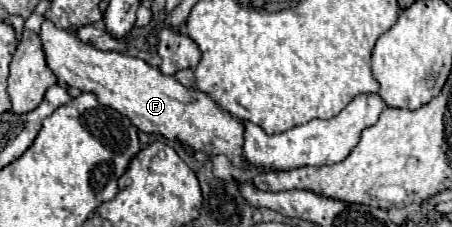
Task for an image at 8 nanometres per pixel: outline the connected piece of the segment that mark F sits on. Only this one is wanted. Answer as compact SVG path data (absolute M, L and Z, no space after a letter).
M48 20L42 24L40 38L48 68L58 76L58 80L64 80L68 86L82 92L94 92L102 106L110 106L122 116L128 116L138 130L178 140L192 152L204 152L210 158L224 154L236 168L252 168L242 154L244 122L222 110L208 94L182 86L174 76L164 76L158 68L148 66L136 56L128 56L124 52L102 52L84 44L78 36L56 28Z

